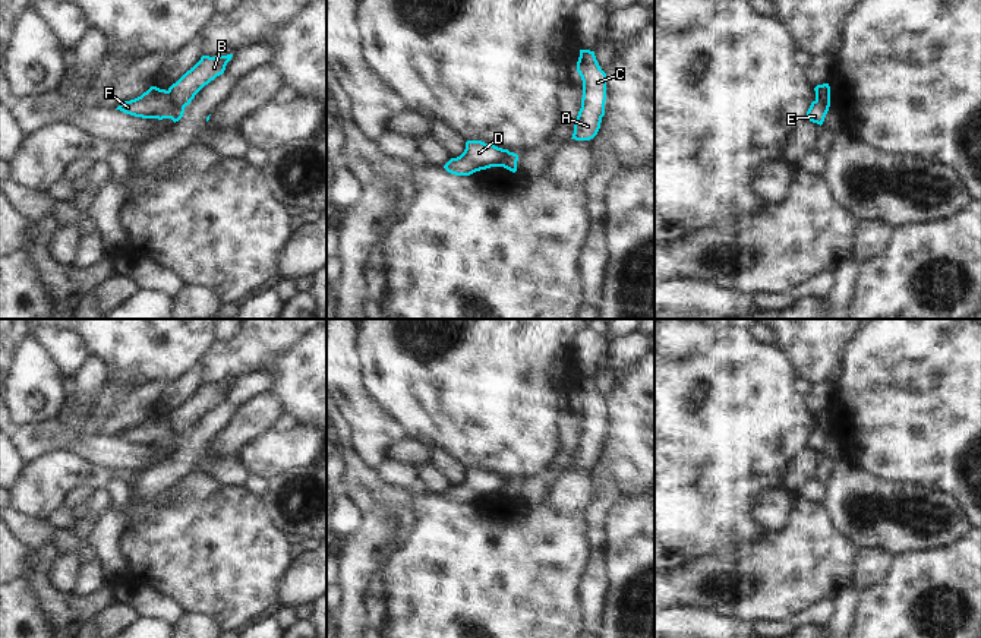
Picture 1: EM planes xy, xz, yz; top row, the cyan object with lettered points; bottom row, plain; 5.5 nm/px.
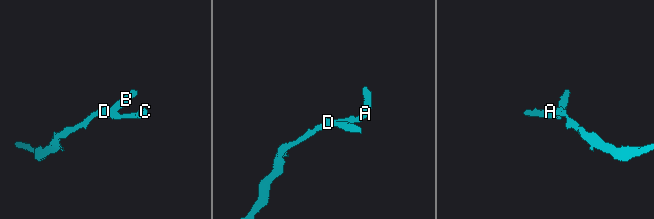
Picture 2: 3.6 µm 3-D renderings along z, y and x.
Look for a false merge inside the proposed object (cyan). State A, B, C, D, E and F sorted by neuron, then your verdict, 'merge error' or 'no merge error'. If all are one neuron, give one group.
A C D E F / B; merge error

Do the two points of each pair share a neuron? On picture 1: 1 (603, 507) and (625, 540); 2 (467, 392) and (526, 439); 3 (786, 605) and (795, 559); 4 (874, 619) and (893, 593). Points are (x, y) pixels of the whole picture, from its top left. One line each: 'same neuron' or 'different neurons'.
1: different neurons
2: same neuron
3: same neuron
4: same neuron

